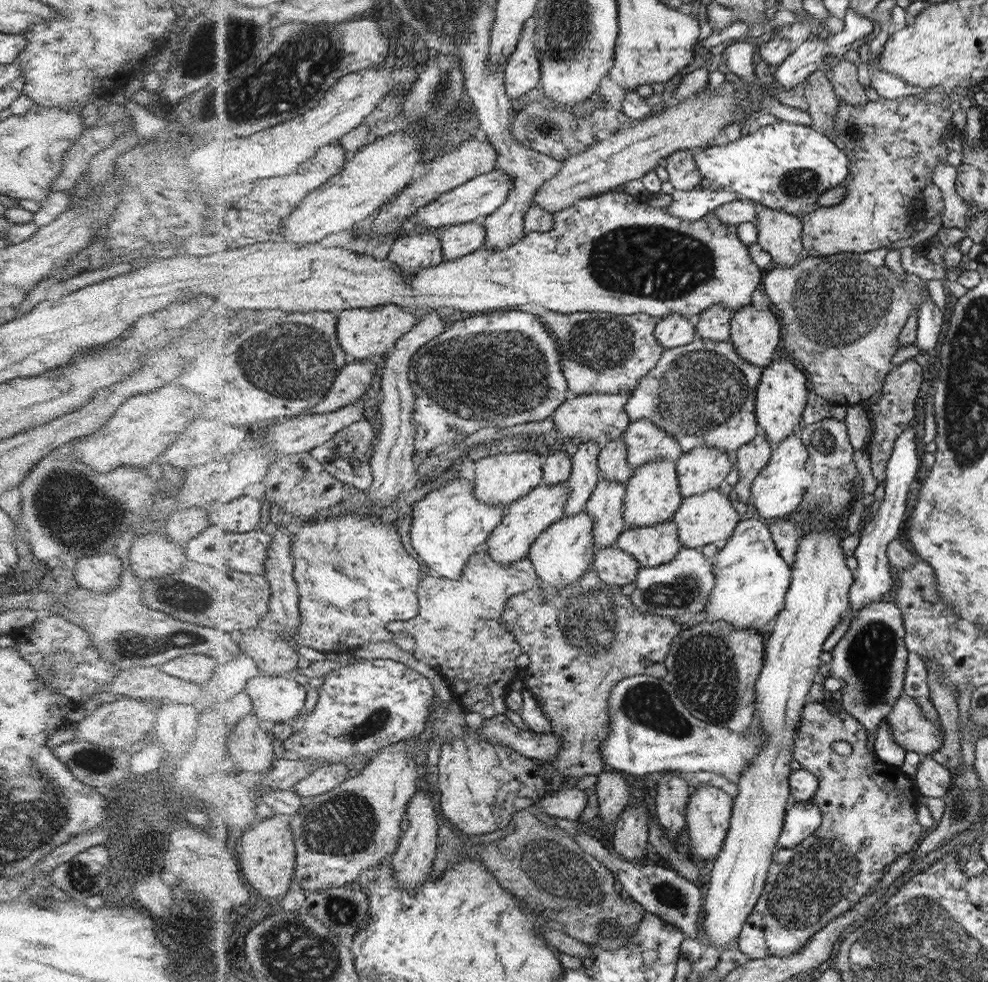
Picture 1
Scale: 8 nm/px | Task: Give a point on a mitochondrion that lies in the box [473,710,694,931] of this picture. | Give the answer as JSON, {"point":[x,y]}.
{"point":[544,859]}

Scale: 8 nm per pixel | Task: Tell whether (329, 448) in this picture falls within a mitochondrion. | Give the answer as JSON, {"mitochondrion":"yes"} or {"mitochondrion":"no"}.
{"mitochondrion":"no"}

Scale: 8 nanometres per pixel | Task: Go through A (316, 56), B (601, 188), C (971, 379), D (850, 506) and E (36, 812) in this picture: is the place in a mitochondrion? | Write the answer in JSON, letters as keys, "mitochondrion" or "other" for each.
{"A":"mitochondrion","B":"other","C":"mitochondrion","D":"other","E":"mitochondrion"}

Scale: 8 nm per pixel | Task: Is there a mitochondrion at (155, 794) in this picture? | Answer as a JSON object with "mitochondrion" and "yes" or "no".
{"mitochondrion":"yes"}

